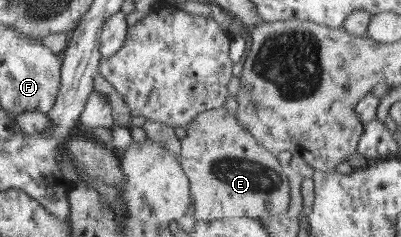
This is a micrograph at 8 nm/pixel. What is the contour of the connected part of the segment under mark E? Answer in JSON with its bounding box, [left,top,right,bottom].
[180,108,291,221]

